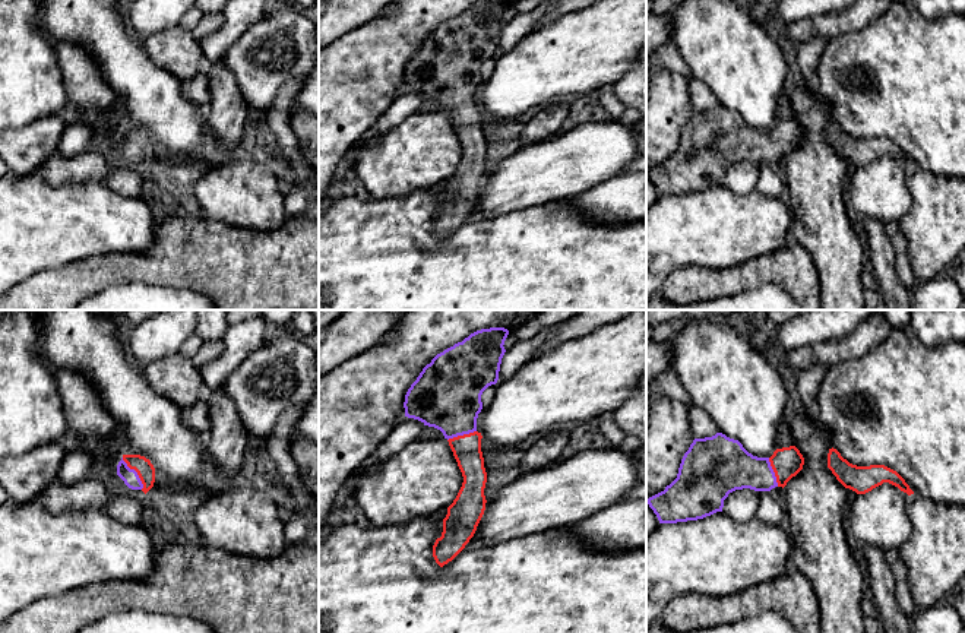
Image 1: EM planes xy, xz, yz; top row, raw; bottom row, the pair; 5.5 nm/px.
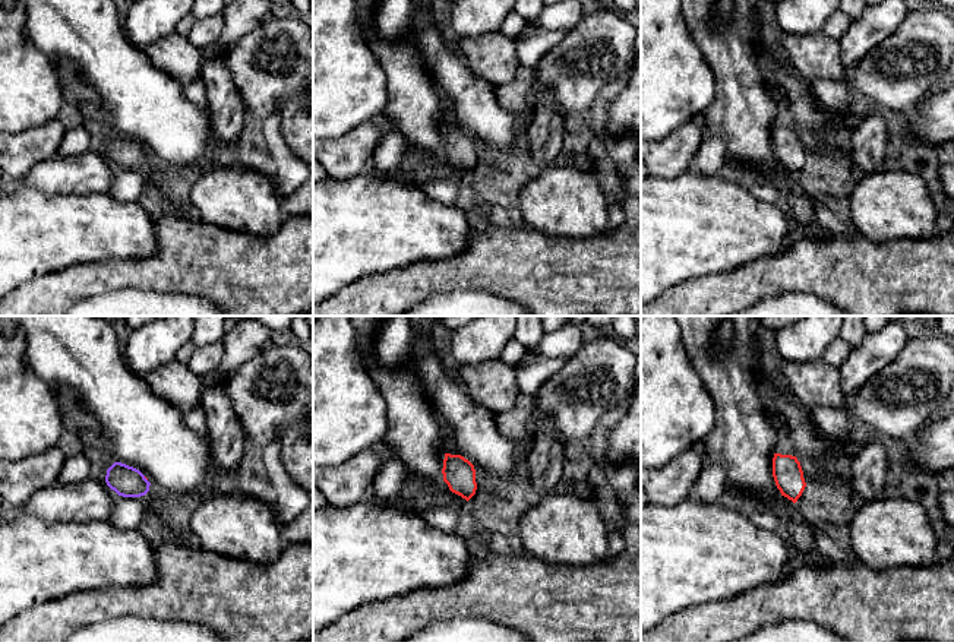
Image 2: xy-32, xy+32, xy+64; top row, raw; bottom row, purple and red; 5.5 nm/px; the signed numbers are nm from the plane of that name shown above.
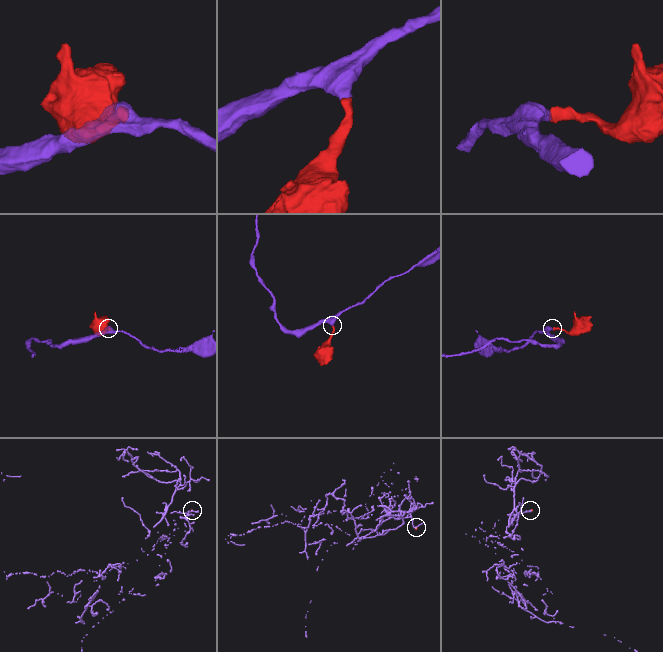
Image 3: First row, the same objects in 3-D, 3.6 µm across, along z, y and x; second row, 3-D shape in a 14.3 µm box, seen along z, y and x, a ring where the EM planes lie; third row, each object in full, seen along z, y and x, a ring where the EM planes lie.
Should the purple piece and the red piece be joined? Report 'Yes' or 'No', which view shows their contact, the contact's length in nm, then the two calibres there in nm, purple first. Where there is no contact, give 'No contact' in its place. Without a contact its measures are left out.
Yes. Touches purple in xy. Shared border 200 nm. Thickness 90 nm (purple) against 100 nm

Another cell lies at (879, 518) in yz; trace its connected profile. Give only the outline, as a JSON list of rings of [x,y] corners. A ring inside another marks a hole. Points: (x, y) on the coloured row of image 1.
[[[889,482],[866,494],[857,494],[845,516],[860,544],[896,554],[911,534],[907,513],[908,497]]]

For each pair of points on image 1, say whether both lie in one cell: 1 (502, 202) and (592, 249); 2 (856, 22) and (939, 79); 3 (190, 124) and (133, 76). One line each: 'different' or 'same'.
1: different
2: different
3: same

